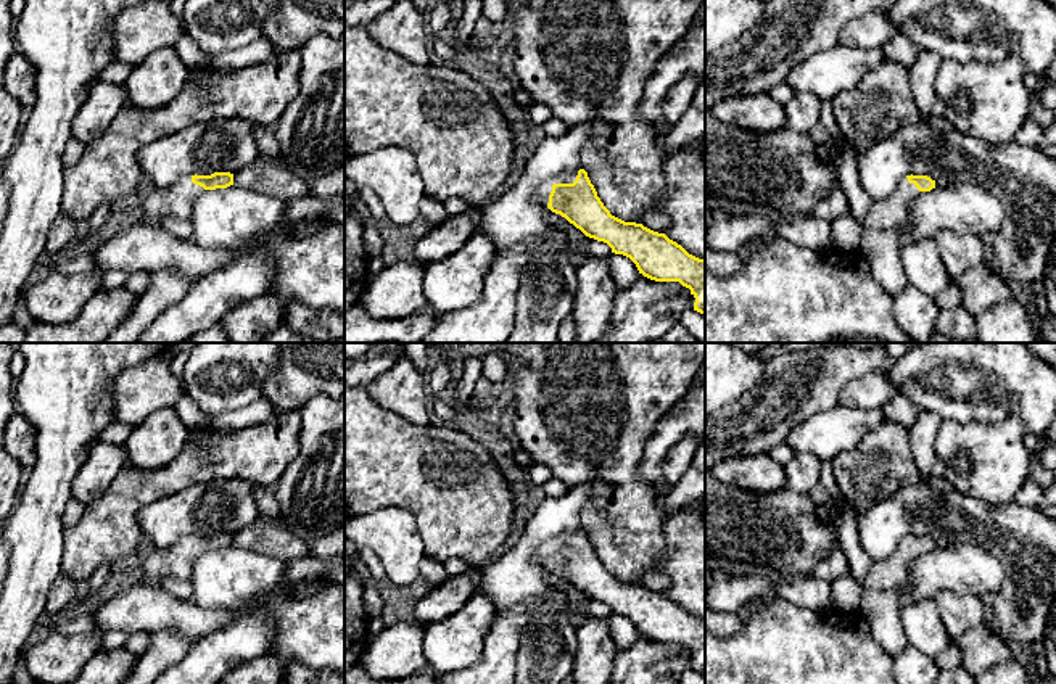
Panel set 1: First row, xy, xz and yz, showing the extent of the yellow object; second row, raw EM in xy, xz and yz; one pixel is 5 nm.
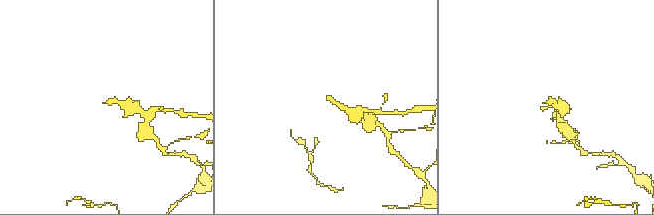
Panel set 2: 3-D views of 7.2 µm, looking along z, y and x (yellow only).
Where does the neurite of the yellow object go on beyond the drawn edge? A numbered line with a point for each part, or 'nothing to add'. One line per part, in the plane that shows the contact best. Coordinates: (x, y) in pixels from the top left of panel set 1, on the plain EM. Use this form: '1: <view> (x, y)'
1: xz (541, 556)

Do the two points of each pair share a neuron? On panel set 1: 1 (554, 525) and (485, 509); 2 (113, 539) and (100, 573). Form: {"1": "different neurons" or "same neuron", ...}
{"1": "different neurons", "2": "different neurons"}

